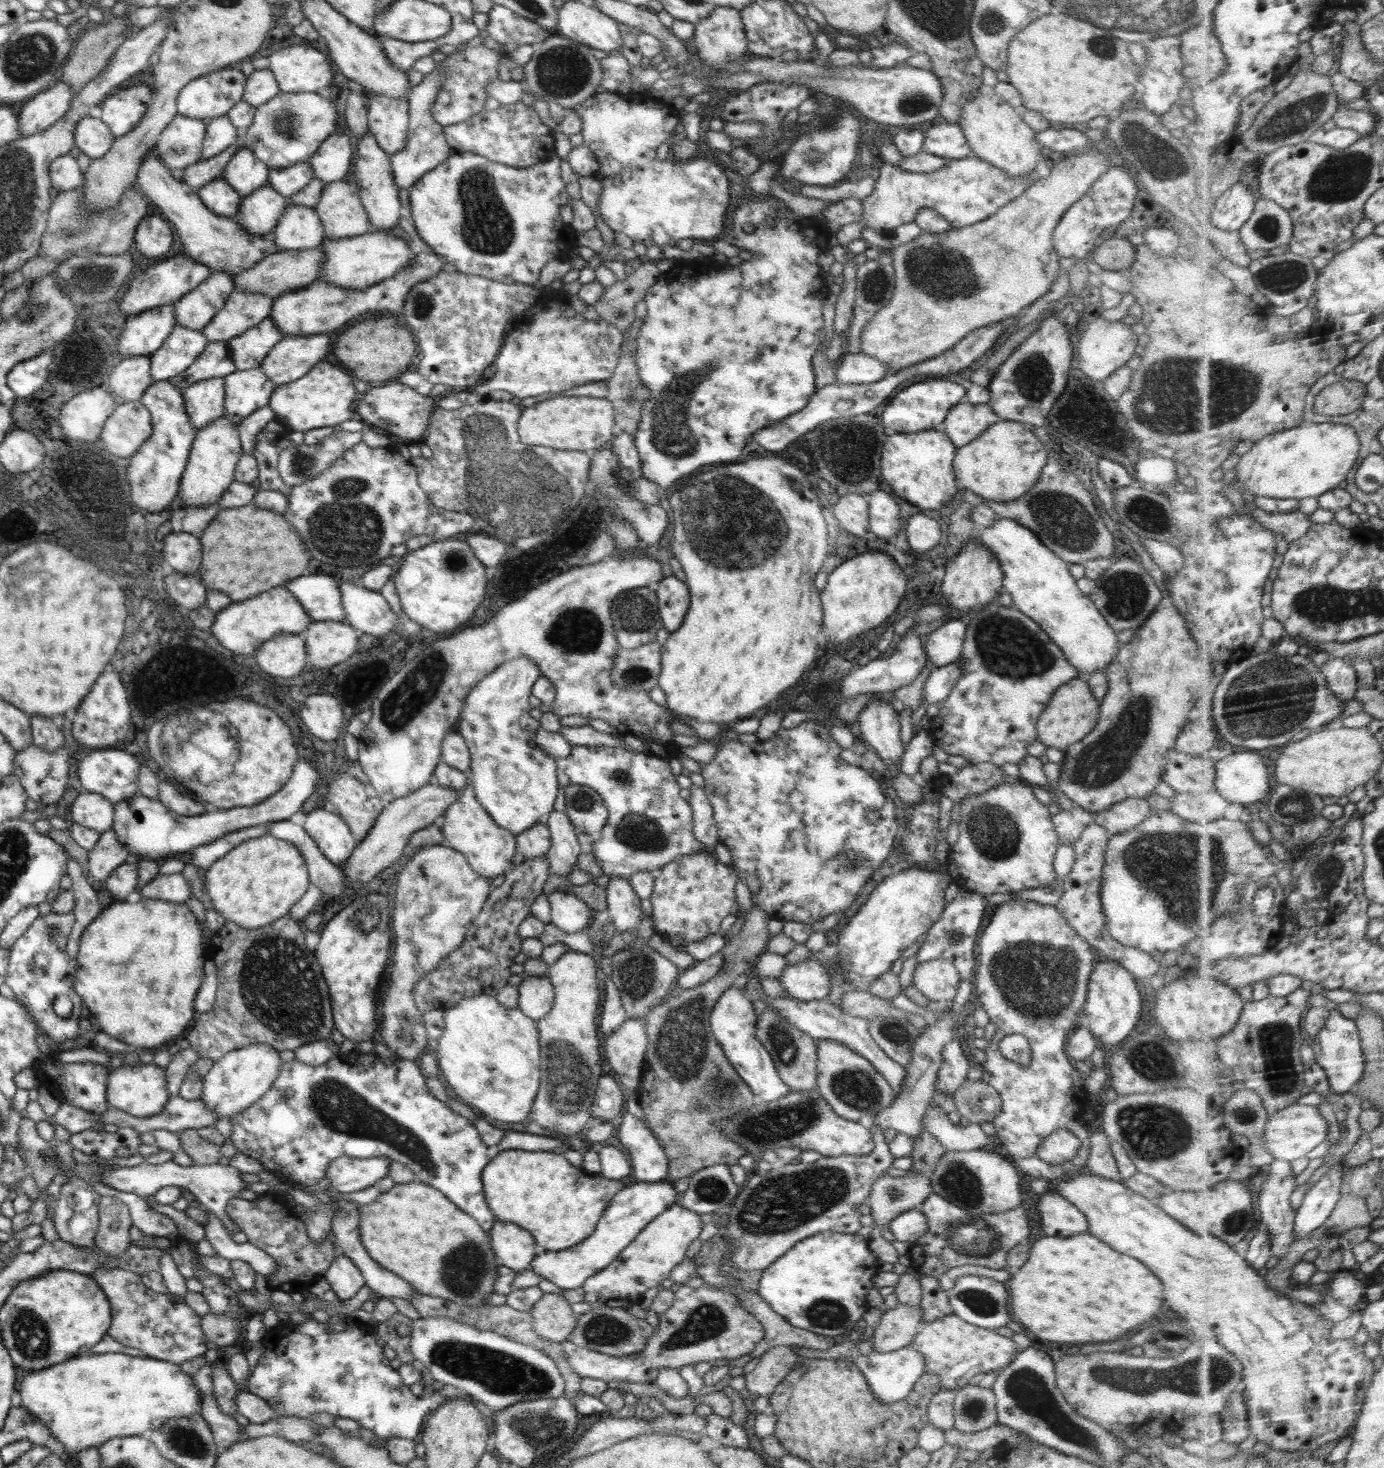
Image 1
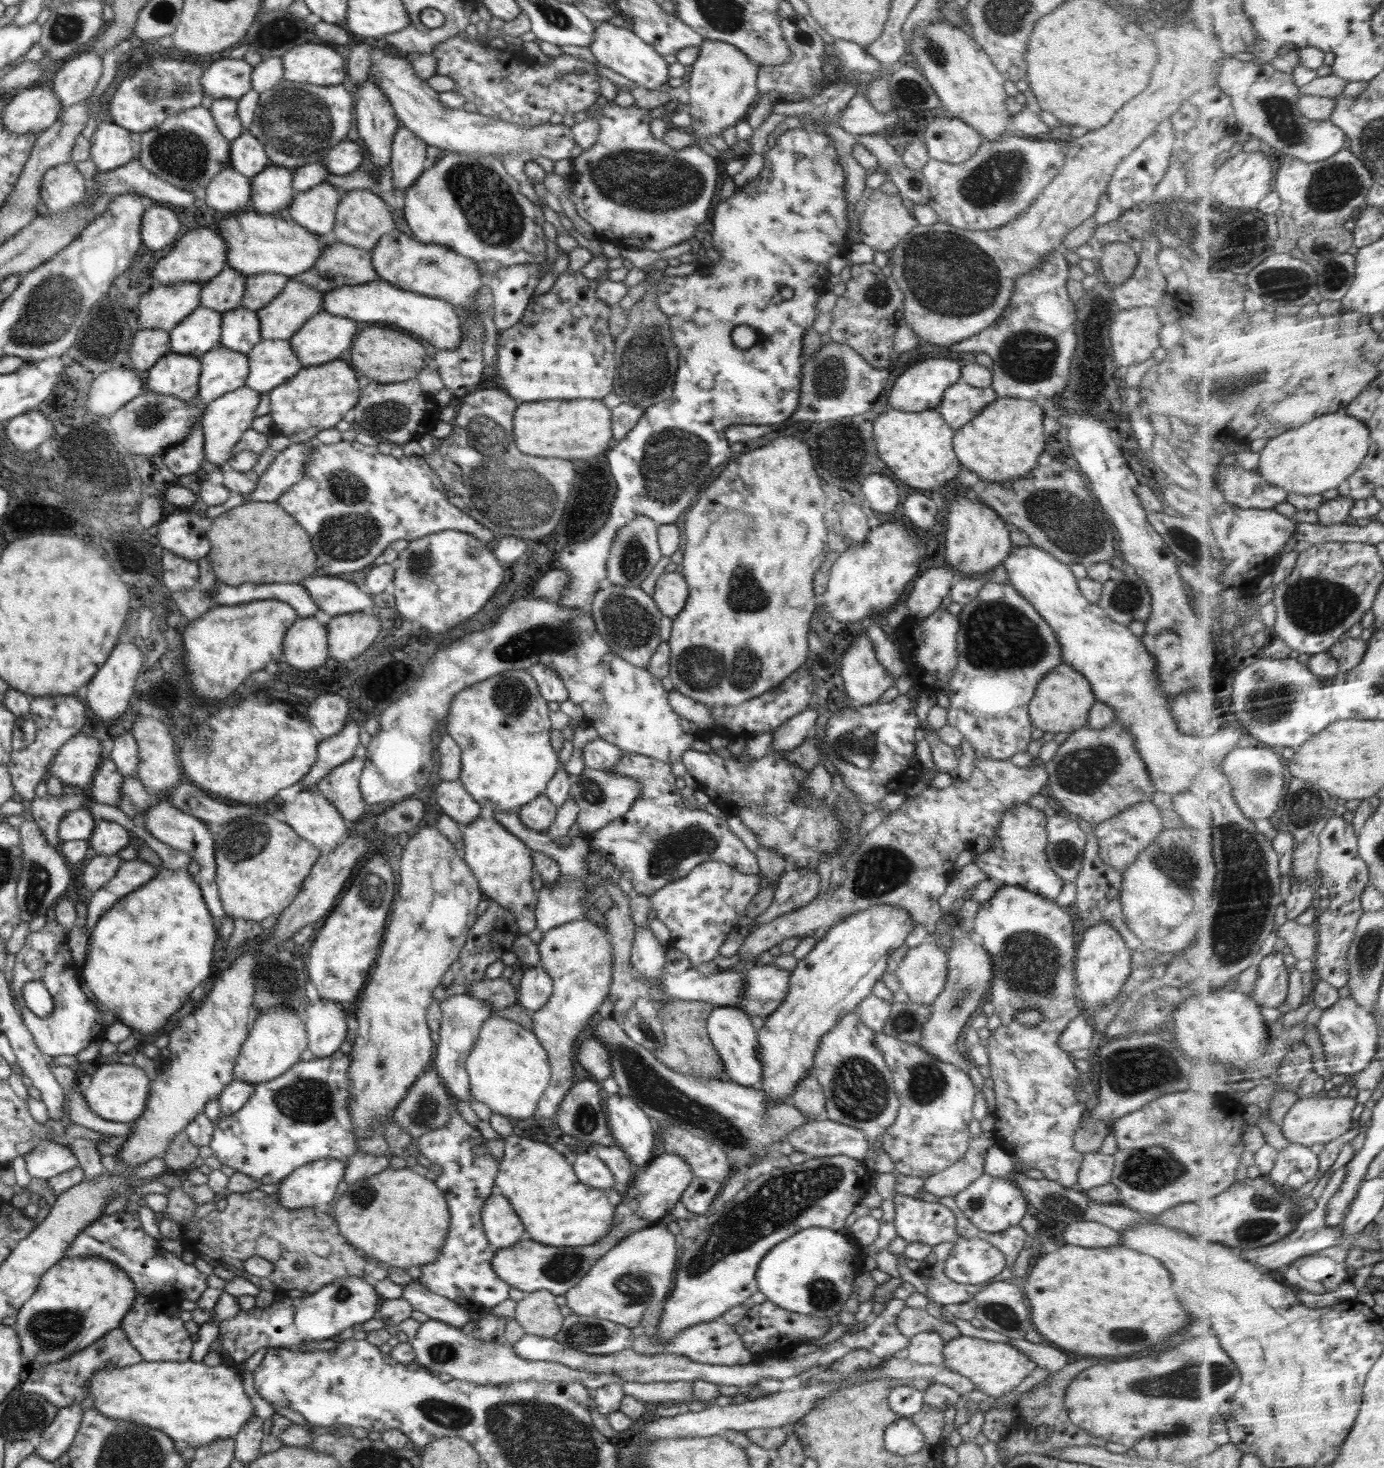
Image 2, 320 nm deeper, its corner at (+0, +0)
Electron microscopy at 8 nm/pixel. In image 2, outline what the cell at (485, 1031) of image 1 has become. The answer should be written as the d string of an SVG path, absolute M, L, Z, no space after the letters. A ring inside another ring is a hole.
M491 1016L483 1022L465 1069L474 1101L483 1102L492 1113L518 1119L530 1118L536 1113L538 1101L551 1077L546 1049L540 1045L537 1036L504 1017Z

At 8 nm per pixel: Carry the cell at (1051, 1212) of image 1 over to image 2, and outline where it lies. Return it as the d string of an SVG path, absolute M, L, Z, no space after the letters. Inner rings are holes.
M1074 1220L1064 1228L1064 1242L1082 1248L1118 1246L1120 1233L1105 1224L1092 1220Z

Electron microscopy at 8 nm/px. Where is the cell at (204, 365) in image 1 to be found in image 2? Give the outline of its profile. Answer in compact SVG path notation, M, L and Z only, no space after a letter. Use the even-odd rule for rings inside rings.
M237 307L222 313L219 345L246 355L260 342L260 327L259 317L252 310Z

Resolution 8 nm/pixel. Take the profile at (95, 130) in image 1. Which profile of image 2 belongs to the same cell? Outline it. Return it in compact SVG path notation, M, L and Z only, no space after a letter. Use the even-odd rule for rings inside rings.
M103 121L93 133L90 152L99 172L117 169L139 158L141 133Z

